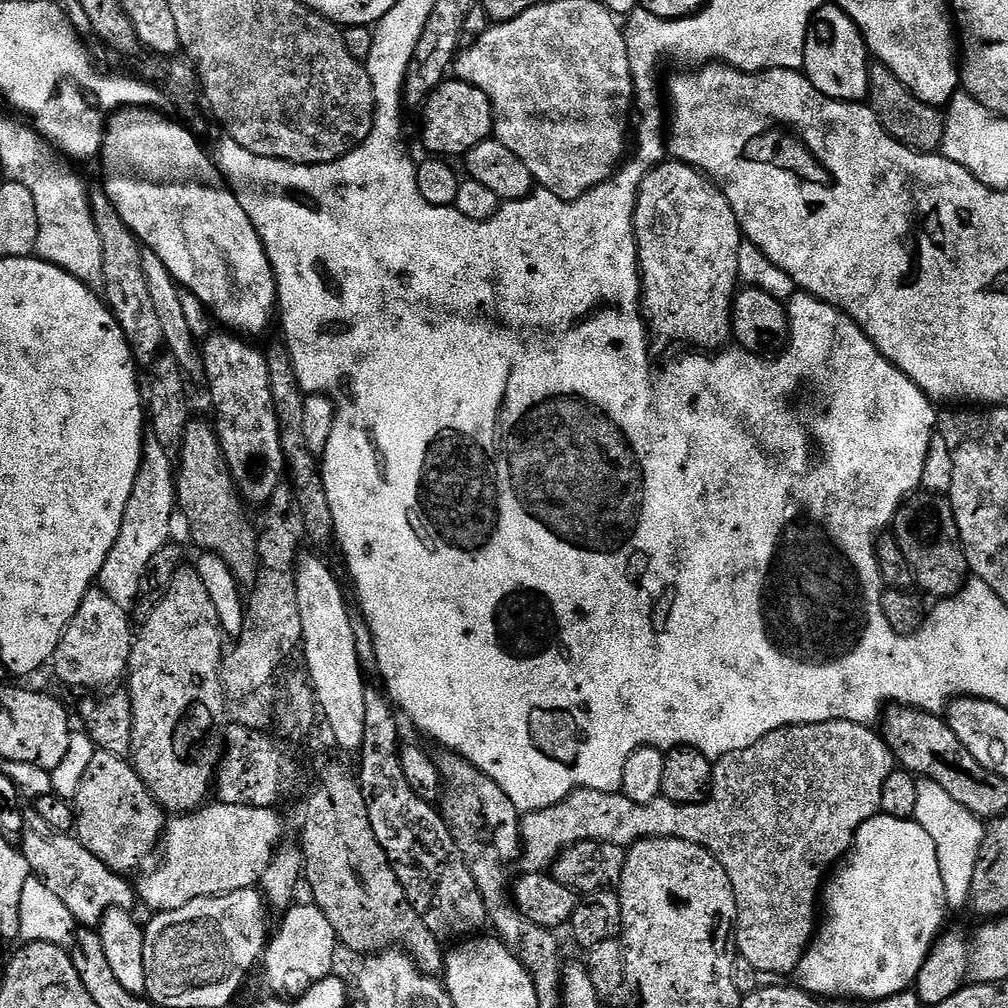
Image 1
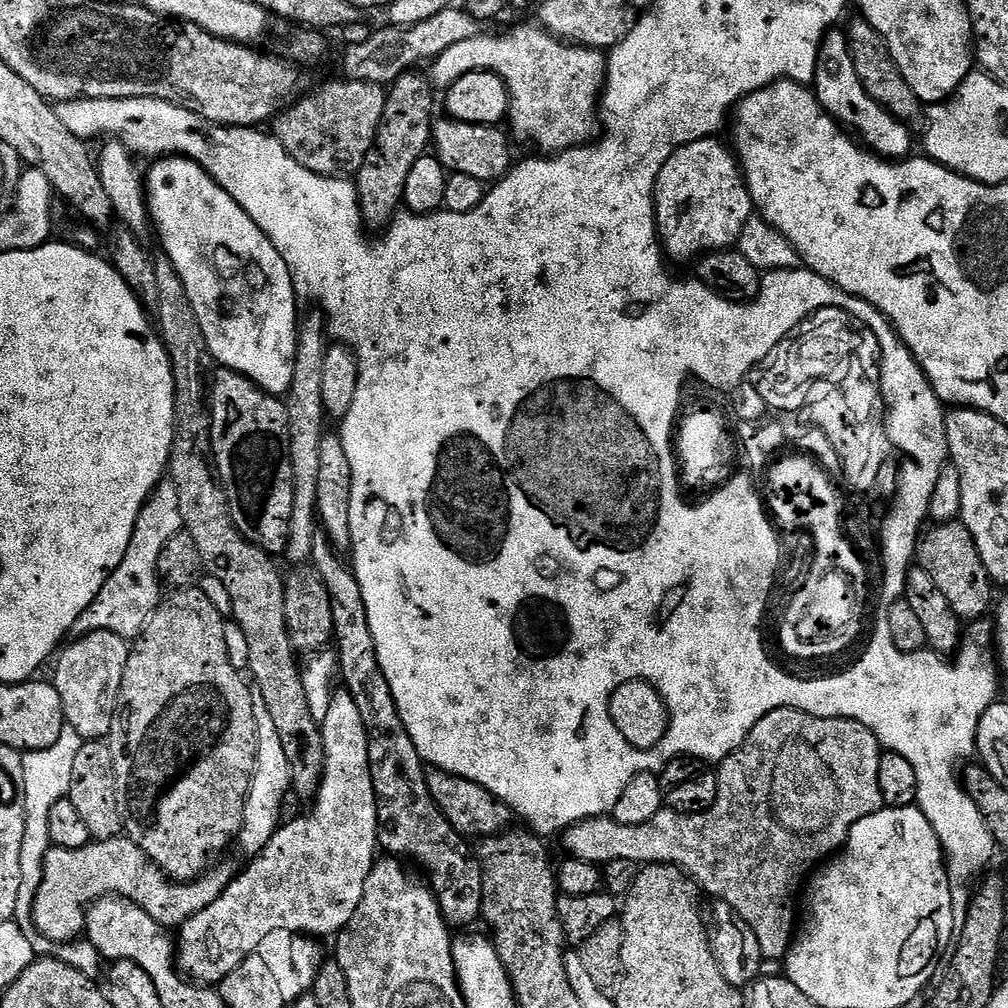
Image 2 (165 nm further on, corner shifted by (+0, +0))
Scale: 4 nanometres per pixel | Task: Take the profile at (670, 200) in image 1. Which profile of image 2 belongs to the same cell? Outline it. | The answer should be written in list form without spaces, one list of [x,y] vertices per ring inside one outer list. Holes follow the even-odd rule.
[[[720,138],[690,142],[678,149],[658,174],[656,230],[669,261],[695,261],[707,253],[731,249],[754,214],[740,161],[724,144]]]

